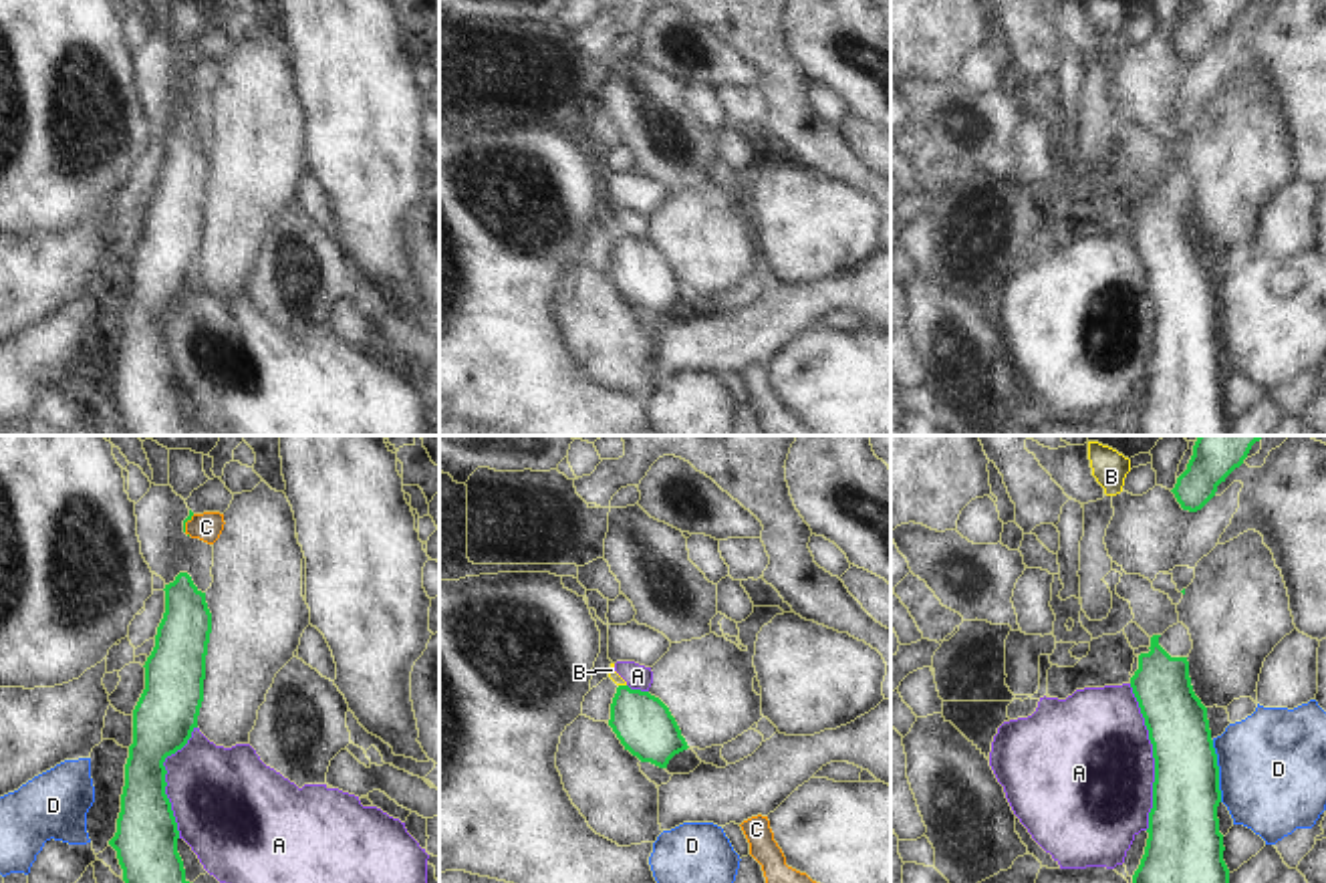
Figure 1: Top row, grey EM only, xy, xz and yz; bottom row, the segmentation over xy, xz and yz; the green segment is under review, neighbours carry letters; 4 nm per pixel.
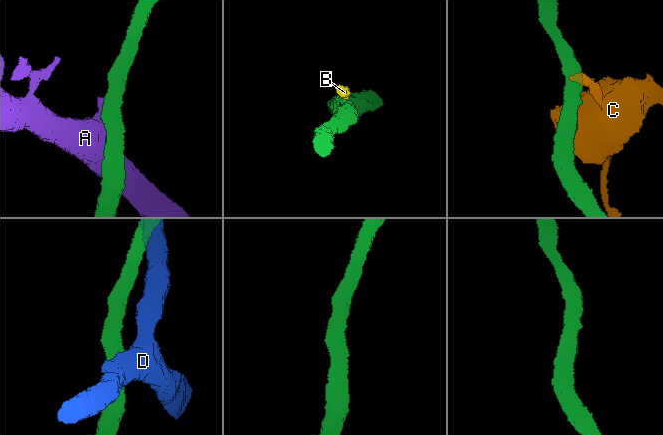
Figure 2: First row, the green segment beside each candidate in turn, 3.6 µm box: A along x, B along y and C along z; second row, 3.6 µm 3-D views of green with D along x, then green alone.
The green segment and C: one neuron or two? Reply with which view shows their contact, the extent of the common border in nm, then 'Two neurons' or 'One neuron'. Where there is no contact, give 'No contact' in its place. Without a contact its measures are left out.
Touches green in xy. Shared border 90 nm. Two neurons

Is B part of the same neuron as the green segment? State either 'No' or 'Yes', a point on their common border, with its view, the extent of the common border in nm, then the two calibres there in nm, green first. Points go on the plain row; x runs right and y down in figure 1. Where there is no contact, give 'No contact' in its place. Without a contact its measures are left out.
No. Touches green at xz (623, 234). Shared border 30 nm. Thickness 240 nm (green) against 40 nm

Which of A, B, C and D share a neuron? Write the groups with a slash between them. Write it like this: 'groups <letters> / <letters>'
groups A B / C / D

